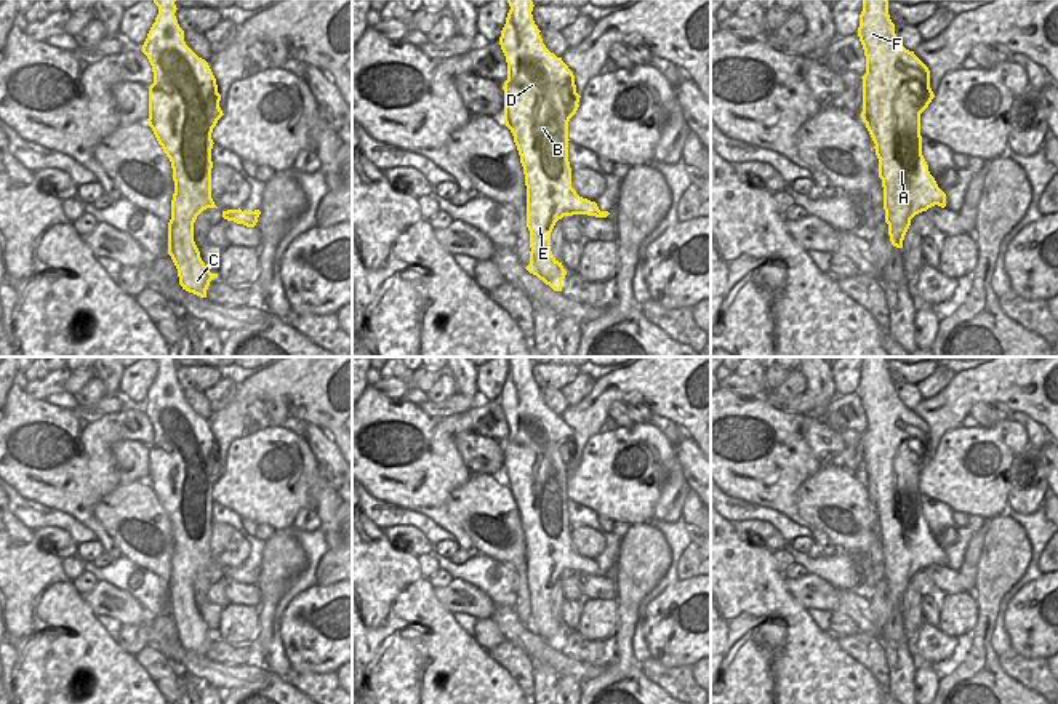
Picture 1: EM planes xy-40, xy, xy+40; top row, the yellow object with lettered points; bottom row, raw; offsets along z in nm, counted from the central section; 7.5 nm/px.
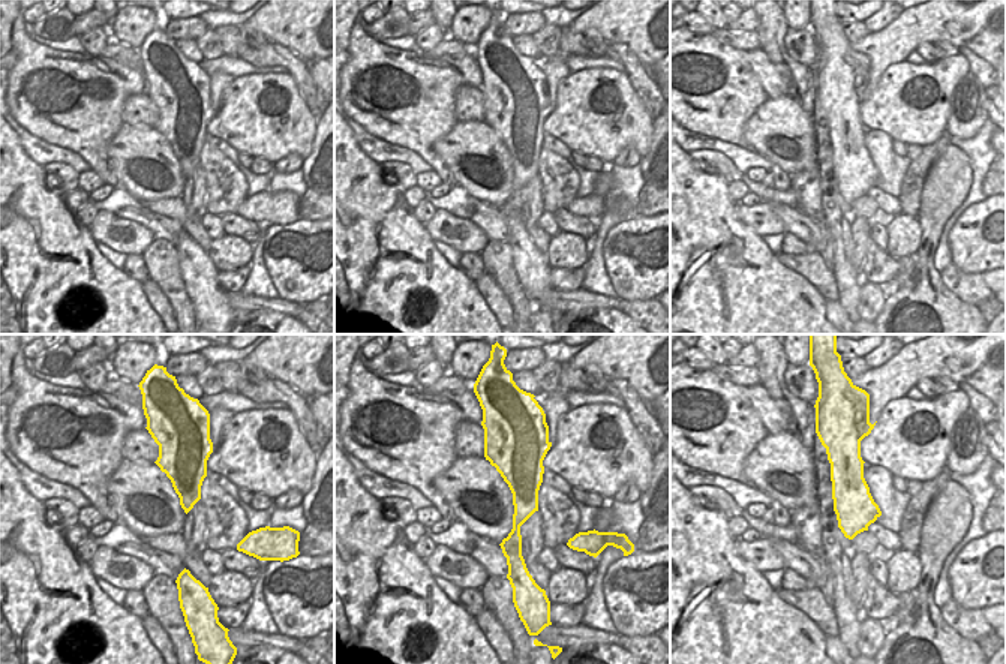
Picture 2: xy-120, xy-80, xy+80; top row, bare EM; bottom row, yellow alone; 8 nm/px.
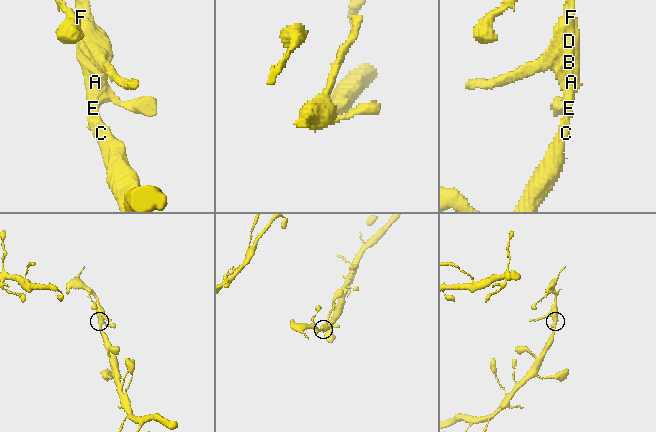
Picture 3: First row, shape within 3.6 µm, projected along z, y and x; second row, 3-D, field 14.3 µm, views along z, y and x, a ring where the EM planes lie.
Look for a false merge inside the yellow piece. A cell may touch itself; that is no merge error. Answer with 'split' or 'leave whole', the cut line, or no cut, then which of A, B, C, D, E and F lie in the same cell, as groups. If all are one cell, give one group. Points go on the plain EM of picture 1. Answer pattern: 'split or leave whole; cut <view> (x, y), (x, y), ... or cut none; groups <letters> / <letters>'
leave whole; cut none; groups A B C D E F

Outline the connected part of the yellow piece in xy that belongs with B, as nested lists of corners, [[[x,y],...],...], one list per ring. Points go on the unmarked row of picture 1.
[[[507,357],[511,365],[501,389],[499,403],[507,421],[504,440],[504,482],[514,494],[527,544],[527,586],[530,589],[530,622],[525,626],[554,650],[562,650],[567,634],[562,621],[551,610],[551,590],[559,578],[573,573],[607,576],[595,560],[583,557],[571,546],[568,520],[568,480],[579,466],[575,434],[568,424],[551,411],[533,379],[531,357]]]

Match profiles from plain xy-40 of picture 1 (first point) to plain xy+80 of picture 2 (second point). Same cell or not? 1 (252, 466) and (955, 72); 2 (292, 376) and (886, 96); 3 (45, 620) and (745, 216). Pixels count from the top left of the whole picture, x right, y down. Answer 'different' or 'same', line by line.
1: same
2: different
3: different

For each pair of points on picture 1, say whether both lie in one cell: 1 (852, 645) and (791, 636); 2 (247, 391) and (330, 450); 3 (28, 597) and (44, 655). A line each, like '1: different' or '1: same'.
1: different
2: different
3: same

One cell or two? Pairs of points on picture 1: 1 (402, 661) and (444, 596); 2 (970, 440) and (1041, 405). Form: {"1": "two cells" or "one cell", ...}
{"1": "two cells", "2": "two cells"}

